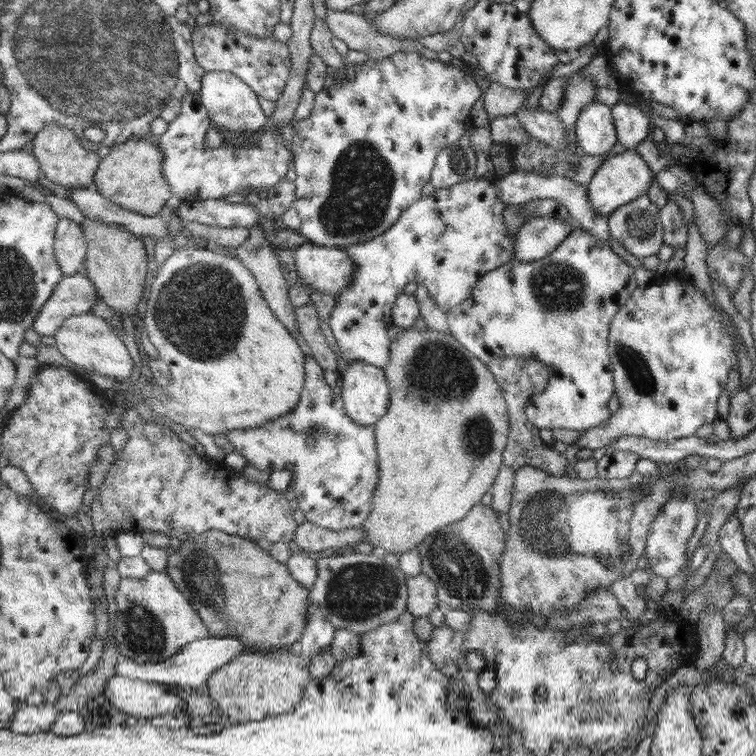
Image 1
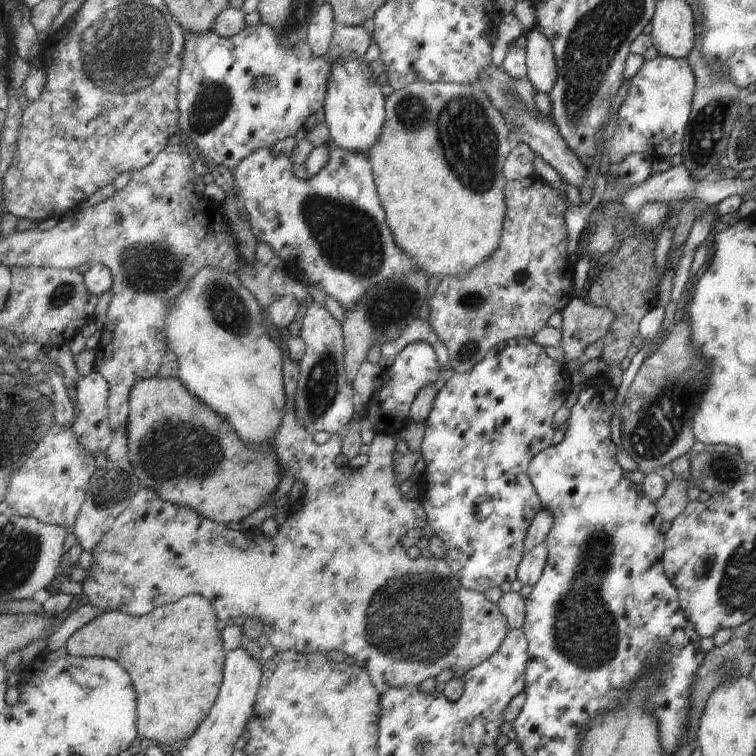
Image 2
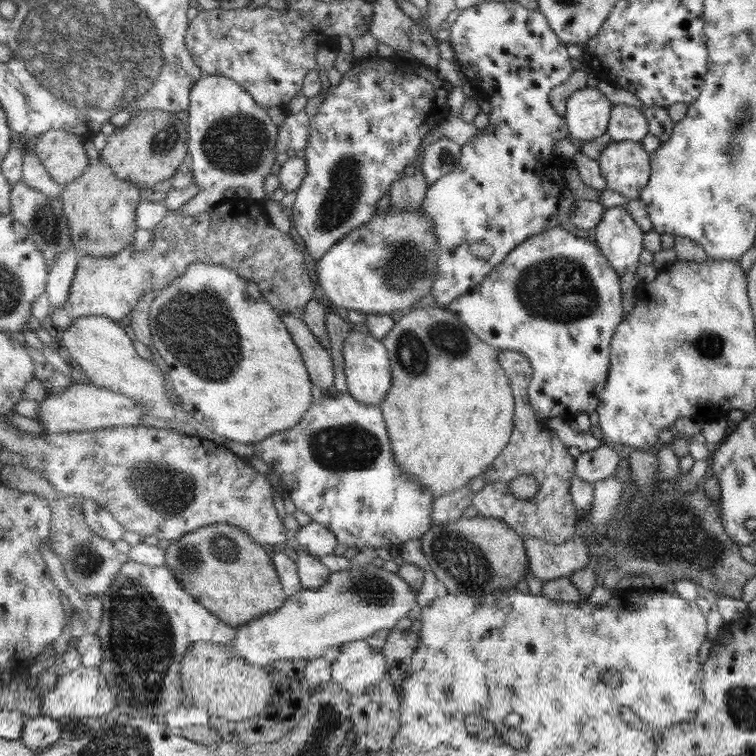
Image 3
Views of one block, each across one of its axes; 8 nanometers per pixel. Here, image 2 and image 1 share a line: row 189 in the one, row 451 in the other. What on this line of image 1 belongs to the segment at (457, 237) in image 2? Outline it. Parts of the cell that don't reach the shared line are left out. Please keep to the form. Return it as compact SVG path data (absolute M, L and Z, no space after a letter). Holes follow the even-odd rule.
M427 326L423 331L417 331L412 328L403 329L398 332L397 338L392 341L391 350L390 364L384 368L391 390L390 407L387 414L375 426L381 476L372 497L373 510L362 528L367 534L368 544L375 548L383 548L385 552L390 552L400 557L401 554L405 554L405 552L409 552L409 550L413 550L423 543L427 536L431 536L433 533L440 531L441 528L449 526L449 524L460 522L473 507L481 503L483 496L495 484L501 467L505 465L504 452L508 446L511 428L508 404L496 376L489 370L487 365L479 360L477 356L474 356L468 348L465 348L465 345L461 344L461 341L457 340L452 333L441 334L441 332L435 332L435 330L427 328Z

